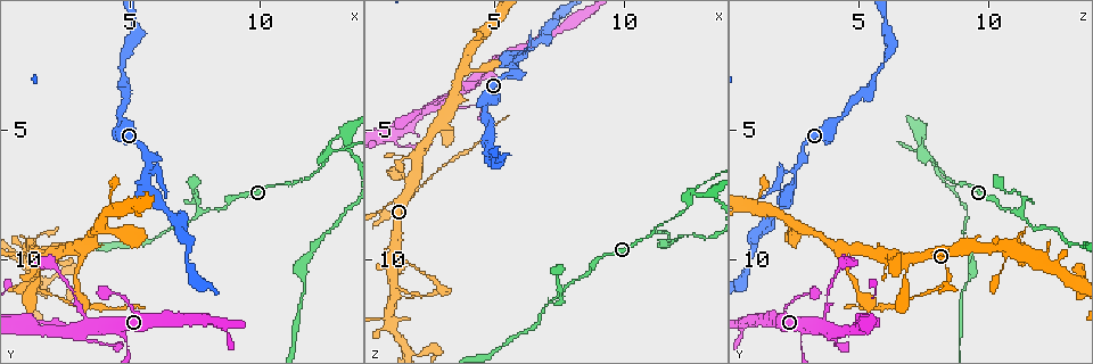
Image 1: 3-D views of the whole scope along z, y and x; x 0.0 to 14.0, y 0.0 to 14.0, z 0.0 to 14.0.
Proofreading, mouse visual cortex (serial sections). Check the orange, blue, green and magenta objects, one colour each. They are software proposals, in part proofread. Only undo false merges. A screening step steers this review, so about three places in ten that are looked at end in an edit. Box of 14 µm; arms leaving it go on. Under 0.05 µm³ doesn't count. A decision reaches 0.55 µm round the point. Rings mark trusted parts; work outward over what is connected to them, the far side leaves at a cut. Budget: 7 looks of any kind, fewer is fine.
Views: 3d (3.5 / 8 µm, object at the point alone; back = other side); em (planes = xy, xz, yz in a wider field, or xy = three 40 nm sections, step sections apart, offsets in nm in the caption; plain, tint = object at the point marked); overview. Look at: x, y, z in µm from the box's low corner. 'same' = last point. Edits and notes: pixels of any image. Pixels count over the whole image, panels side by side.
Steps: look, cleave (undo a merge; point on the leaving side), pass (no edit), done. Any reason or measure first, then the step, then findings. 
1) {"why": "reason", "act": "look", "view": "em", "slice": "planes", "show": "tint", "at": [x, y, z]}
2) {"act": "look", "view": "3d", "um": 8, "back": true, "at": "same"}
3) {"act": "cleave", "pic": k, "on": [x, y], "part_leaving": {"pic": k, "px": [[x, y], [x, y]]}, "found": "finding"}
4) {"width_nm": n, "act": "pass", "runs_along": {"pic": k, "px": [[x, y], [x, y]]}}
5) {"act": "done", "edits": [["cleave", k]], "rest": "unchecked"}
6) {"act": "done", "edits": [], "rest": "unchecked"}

{"why": "arms part here", "act": "look", "view": "em", "slice": "planes", "show": "tint", "at": [1.2, 10.9, 8.3]}

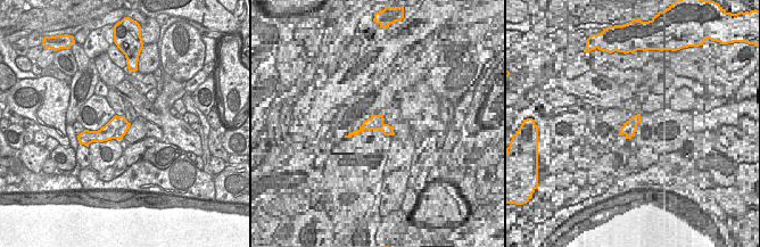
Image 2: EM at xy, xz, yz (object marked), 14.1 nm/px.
{"why": "see where the arms go", "act": "look", "view": "3d", "um": 3.5, "at": "same"}

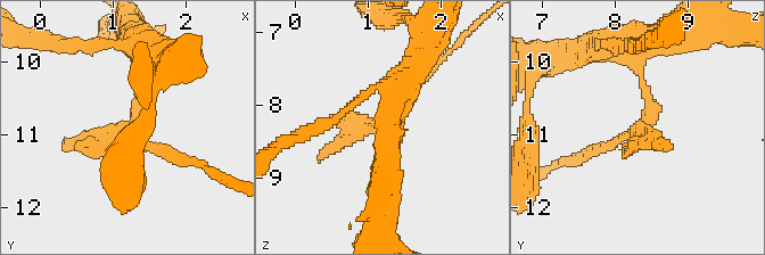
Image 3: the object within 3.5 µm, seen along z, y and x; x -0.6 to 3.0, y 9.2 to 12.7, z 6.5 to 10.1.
{"act": "cleave", "pic": 3, "on": [643, 139], "found": "a second cell is stuck on"}

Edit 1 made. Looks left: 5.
{"act": "look", "view": "overview"}

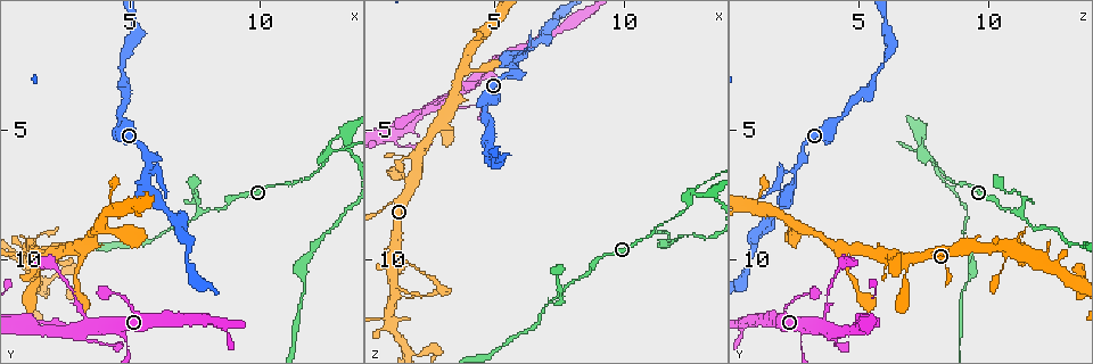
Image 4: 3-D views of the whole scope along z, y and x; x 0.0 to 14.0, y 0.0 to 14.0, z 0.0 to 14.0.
{"why": "narrows sharply", "act": "look", "view": "3d", "um": 3.5, "back": true, "at": [1.3, 10.3, 10.6]}

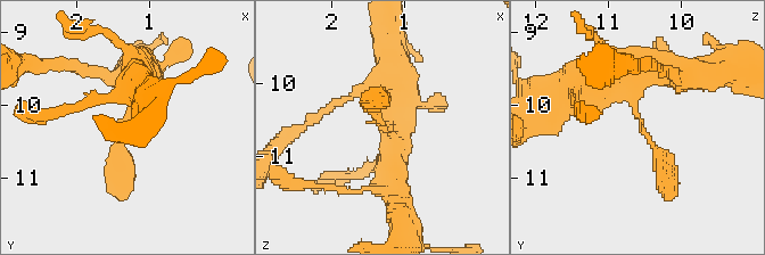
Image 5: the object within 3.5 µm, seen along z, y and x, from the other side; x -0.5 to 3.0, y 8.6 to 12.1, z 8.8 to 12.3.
{"act": "look", "view": "em", "slice": "xy", "step": 5, "show": "tint", "at": [1.30, 10.30, 10.55]}

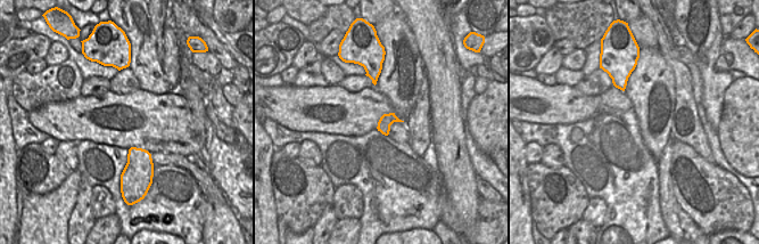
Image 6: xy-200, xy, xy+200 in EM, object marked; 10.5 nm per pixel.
{"act": "pass", "runs_along": {"pic": 5, "px": [[140, 67], [118, 194]]}, "found": "one cell here"}

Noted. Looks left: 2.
{"act": "done", "edits": [["cleave", 3]], "rest": "unchecked"}

